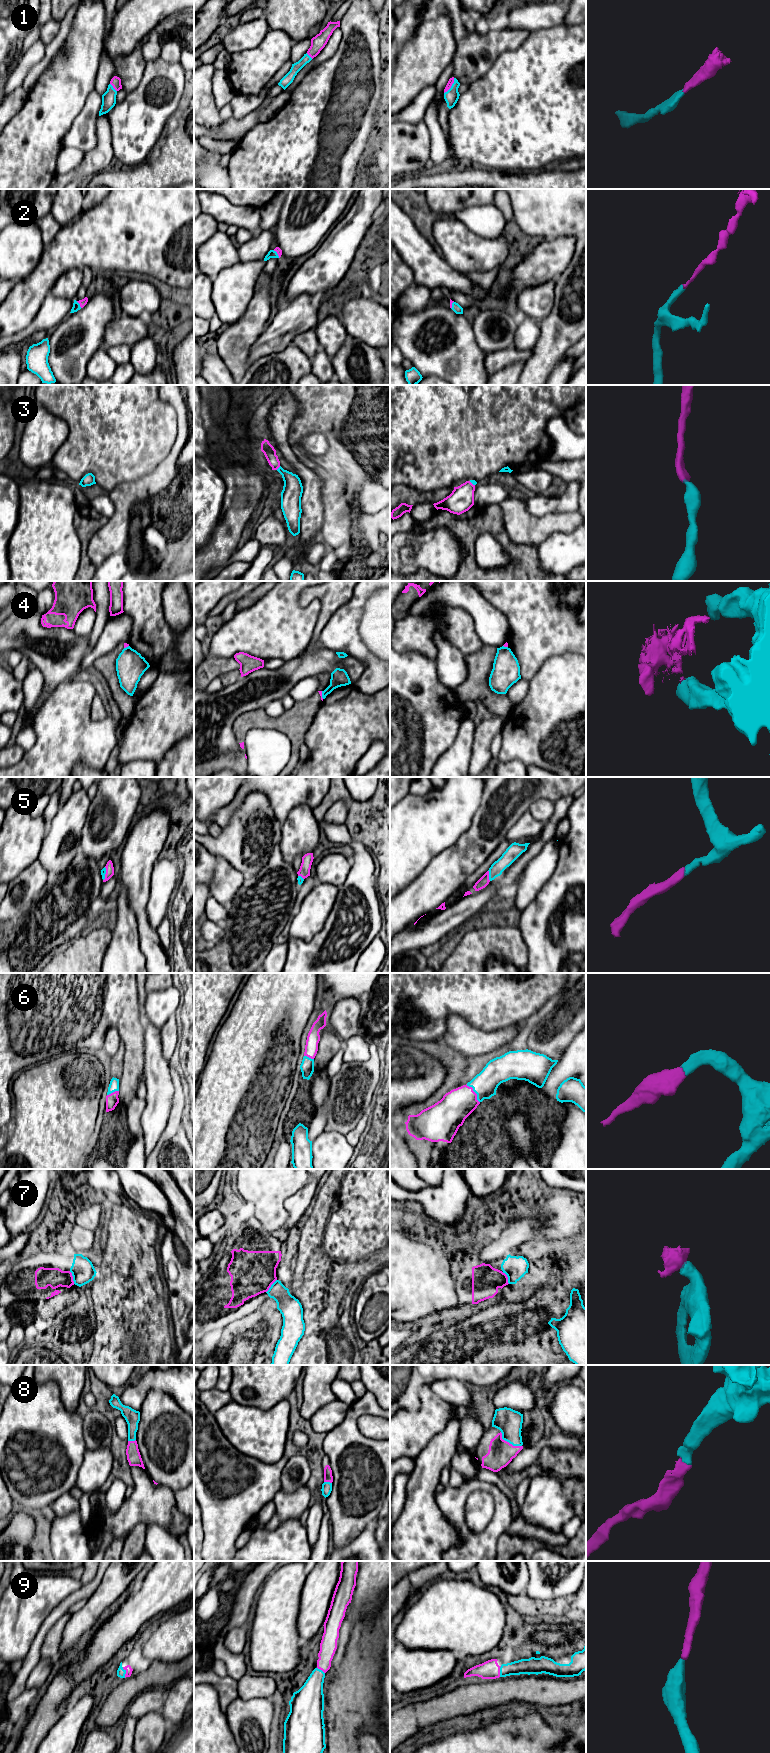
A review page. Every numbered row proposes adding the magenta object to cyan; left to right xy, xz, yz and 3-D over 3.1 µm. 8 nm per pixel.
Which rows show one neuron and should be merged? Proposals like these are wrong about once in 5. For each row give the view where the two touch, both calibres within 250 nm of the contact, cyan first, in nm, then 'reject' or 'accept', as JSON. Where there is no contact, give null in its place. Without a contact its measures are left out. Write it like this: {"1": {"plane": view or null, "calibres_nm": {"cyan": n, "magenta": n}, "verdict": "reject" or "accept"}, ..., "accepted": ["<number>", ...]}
{"1": {"plane": "yz", "calibres_nm": {"cyan": 120, "magenta": 50}, "verdict": "accept"}, "2": {"plane": "xy", "calibres_nm": {"cyan": 60, "magenta": 60}, "verdict": "accept"}, "3": {"plane": "xz", "calibres_nm": {"cyan": 160, "magenta": 100}, "verdict": "accept"}, "4": {"plane": "xz", "calibres_nm": {"cyan": 140, "magenta": 30}, "verdict": "reject"}, "5": {"plane": "yz", "calibres_nm": {"cyan": 110, "magenta": 80}, "verdict": "accept"}, "6": {"plane": "yz", "calibres_nm": {"cyan": 200, "magenta": 260}, "verdict": "accept"}, "7": {"plane": "xy", "calibres_nm": {"cyan": 190, "magenta": 160}, "verdict": "accept"}, "8": {"plane": "yz", "calibres_nm": {"cyan": 200, "magenta": 200}, "verdict": "accept"}, "9": {"plane": "xy", "calibres_nm": {"cyan": 70, "magenta": 50}, "verdict": "accept"}, "accepted": ["1", "2", "3", "5", "6", "7", "8", "9"]}

